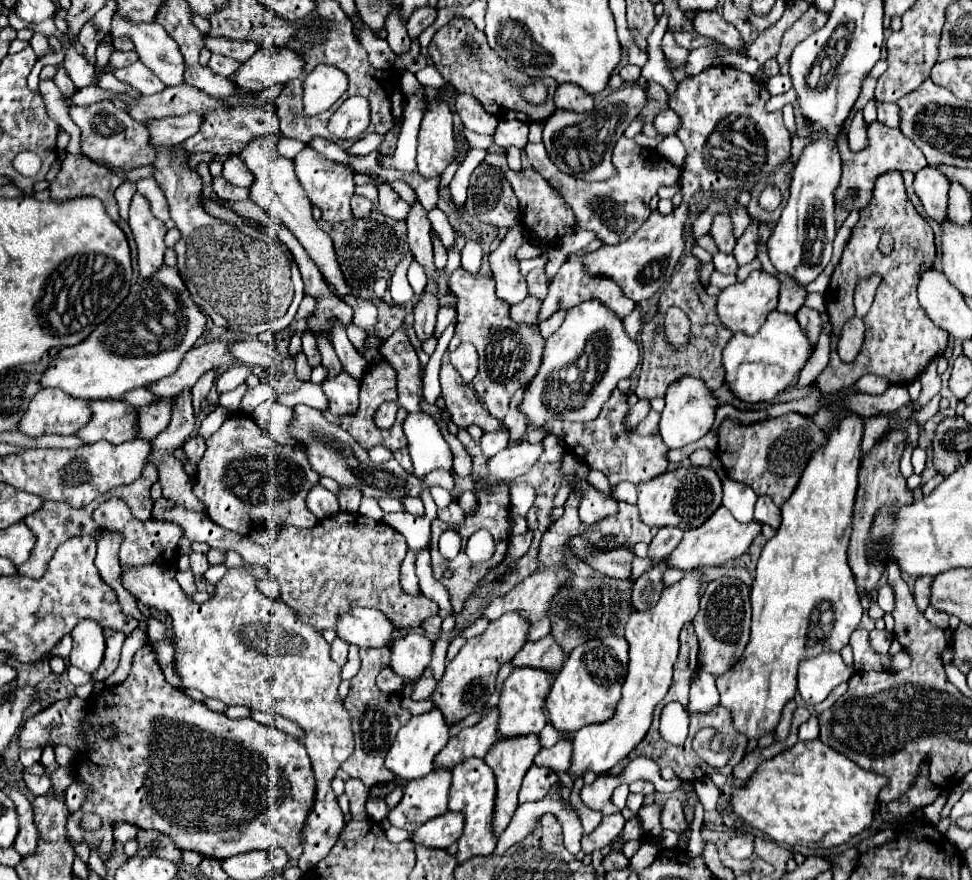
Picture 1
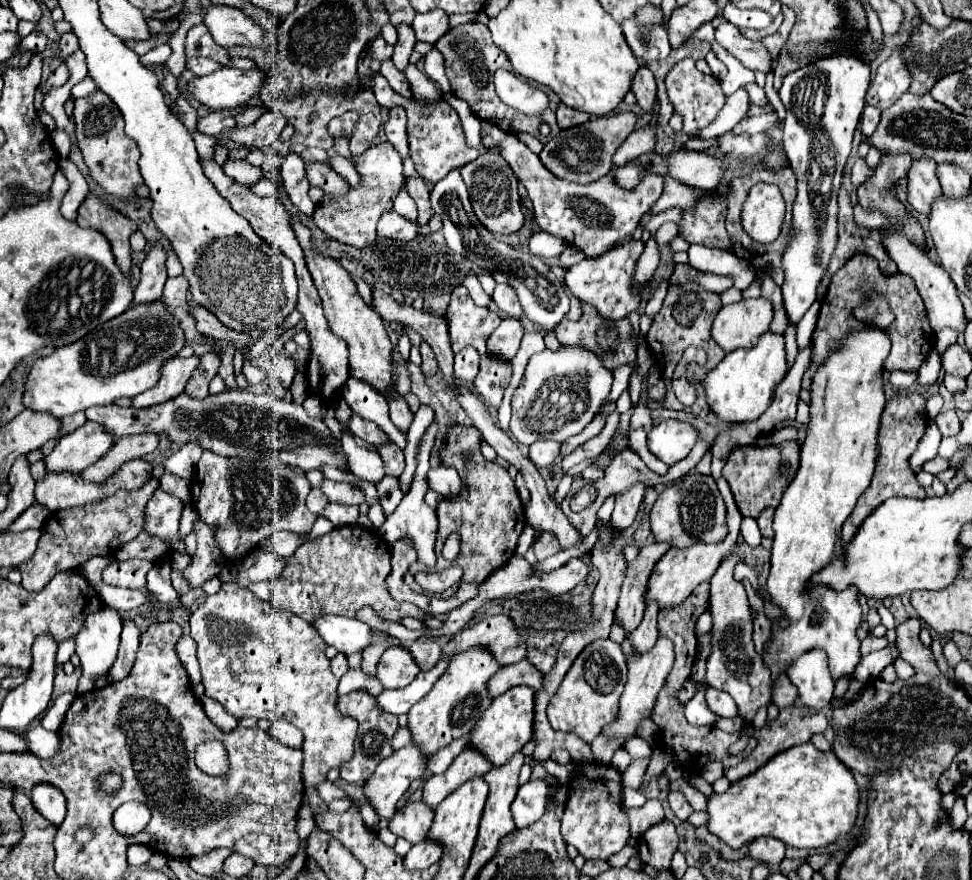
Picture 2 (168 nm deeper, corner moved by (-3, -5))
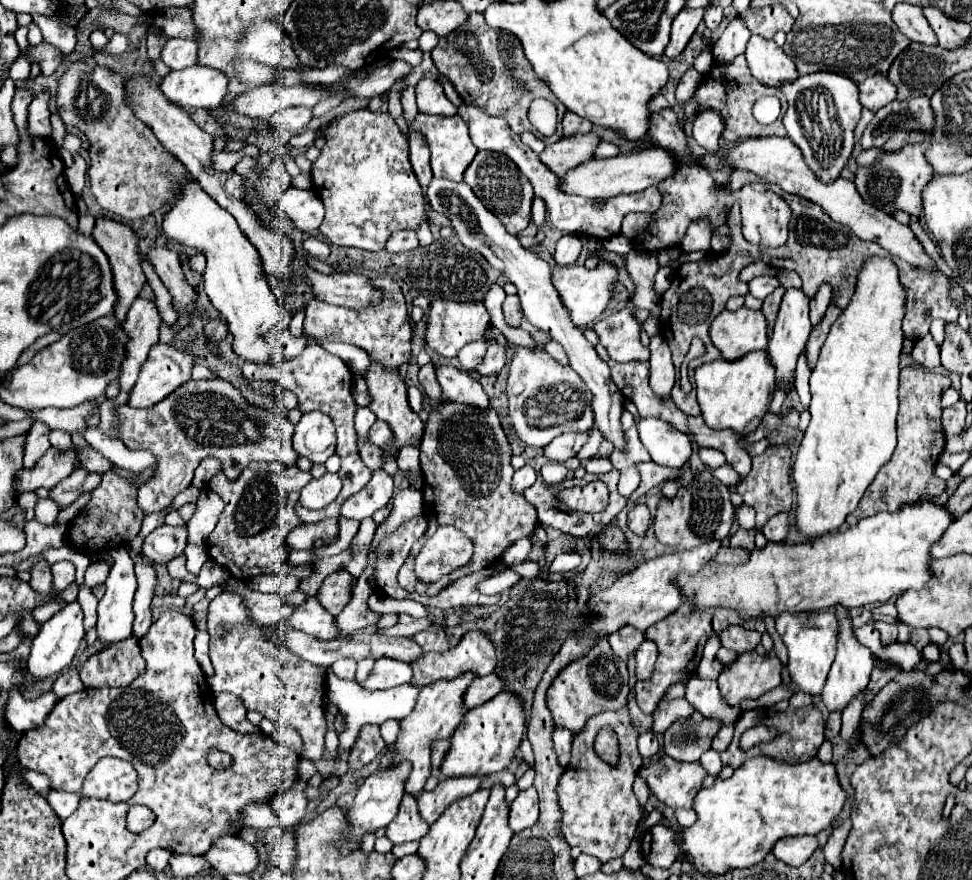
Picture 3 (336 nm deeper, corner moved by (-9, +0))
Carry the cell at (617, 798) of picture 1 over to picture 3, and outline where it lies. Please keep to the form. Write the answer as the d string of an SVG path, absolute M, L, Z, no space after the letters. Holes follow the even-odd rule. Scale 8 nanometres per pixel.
M676 698L676 700L660 700L652 718L654 718L654 726L652 730L658 734L664 734L664 730L674 724L678 718L688 718L692 716L694 708L690 708L690 704L686 704L684 698Z

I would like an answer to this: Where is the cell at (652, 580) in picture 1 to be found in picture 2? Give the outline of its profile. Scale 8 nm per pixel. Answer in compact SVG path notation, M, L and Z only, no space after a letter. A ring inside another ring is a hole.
M648 601L646 609L644 609L644 619L642 623L636 627L636 631L630 635L632 645L638 651L648 651L654 647L656 639L658 639L658 627L656 627L656 615L658 615L658 605L654 601Z

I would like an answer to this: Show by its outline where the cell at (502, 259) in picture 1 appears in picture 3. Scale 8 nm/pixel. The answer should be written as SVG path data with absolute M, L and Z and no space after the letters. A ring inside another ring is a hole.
M506 296L504 304L502 304L502 310L504 310L504 320L506 320L508 326L514 326L514 328L522 326L522 318L524 318L524 314L522 314L518 296Z

